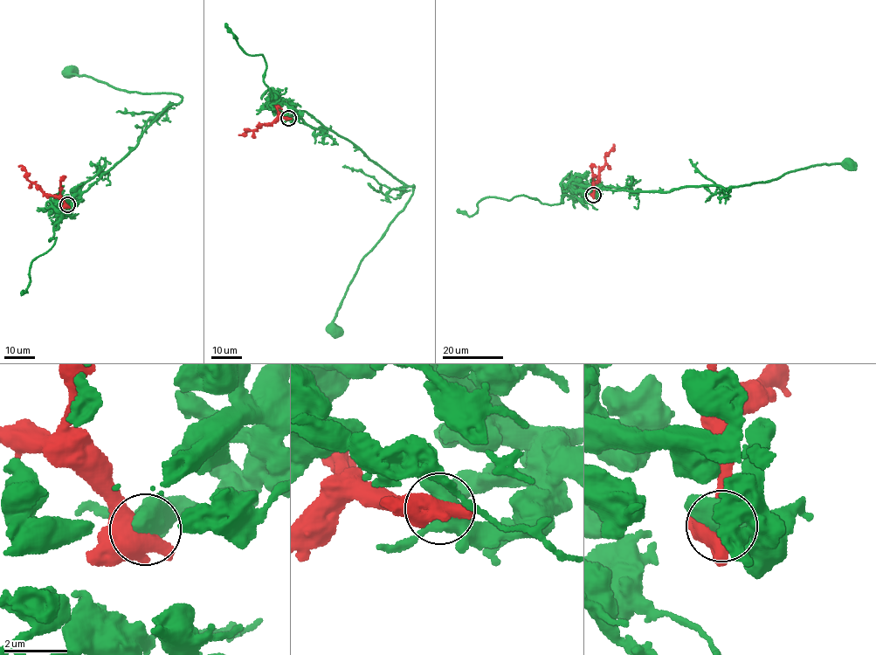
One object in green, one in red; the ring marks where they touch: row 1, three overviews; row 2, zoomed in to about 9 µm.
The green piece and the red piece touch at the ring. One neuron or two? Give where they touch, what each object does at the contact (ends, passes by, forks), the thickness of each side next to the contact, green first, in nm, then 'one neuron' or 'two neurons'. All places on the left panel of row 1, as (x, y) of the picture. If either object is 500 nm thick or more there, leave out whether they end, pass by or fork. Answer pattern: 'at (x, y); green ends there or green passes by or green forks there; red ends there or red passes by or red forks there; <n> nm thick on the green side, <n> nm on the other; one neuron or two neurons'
at (67, 204); 500 nm thick on the green side, 550 nm on the other; two neurons

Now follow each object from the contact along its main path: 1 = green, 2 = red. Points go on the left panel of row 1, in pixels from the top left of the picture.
1: (66, 204), (73, 203), (120, 162), (160, 114), (182, 98), (175, 93), (130, 92), (67, 72)
2: (66, 205), (60, 199), (45, 194), (28, 179), (25, 170), (18, 166)

